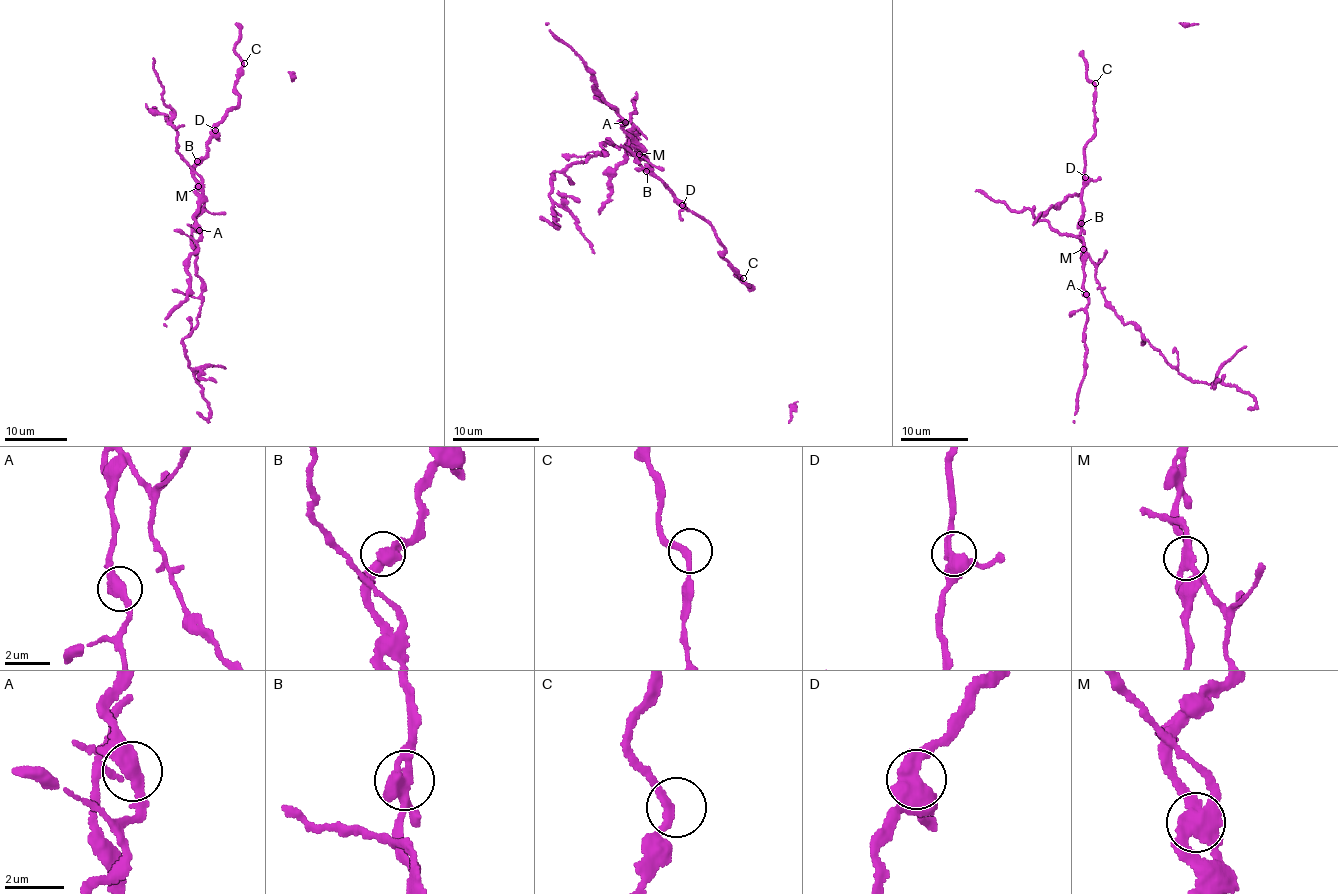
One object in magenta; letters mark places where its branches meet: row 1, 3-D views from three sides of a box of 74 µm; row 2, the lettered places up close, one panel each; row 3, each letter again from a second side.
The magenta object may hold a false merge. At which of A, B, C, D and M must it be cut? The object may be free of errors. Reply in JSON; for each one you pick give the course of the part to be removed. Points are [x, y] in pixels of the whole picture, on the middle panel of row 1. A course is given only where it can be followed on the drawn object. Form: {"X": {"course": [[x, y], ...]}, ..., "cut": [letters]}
{"M": {"course": [[640, 153], [612, 145], [608, 137], [601, 144], [603, 152], [553, 173], [549, 195], [557, 227], [539, 218]]}, "cut": ["M"]}

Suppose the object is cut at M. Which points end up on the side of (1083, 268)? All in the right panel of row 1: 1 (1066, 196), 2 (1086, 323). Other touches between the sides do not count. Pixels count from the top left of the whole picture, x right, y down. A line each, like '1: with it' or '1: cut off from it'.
1: cut off from it
2: with it

